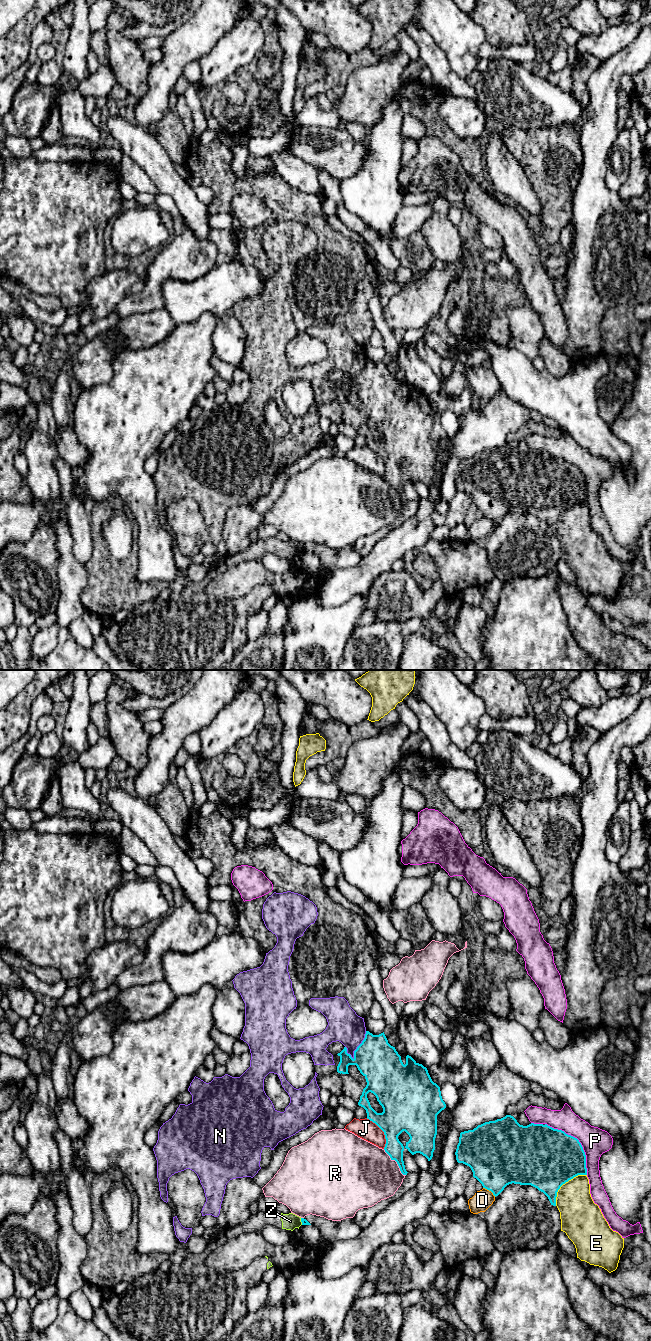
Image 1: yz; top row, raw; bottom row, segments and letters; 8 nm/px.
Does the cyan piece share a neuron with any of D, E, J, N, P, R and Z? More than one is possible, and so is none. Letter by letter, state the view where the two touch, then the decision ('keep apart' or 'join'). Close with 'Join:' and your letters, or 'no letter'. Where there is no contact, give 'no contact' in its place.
D: yz | keep apart
E: yz | keep apart
J: yz | keep apart
N: yz | keep apart
P: yz | keep apart
R: yz | keep apart
Z: yz | join
Join: Z

